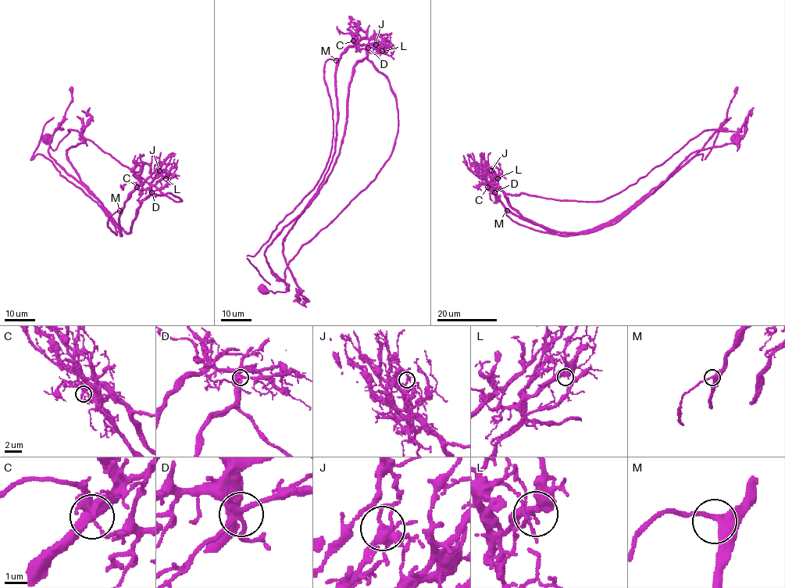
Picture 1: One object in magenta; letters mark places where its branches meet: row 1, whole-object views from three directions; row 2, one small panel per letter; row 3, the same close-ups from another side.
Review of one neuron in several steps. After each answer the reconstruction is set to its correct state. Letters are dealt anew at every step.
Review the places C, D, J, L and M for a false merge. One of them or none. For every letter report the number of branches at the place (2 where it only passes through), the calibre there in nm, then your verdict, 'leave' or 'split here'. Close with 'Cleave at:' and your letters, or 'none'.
C: 4 branches meet; 280 nm thick; split here
D: 4 branches meet; 240 nm thick; leave
J: 4 branches meet; 150 nm thick; leave
L: 3 branches meet; 320 nm thick; leave
M: 3 branches meet; 320 nm thick; leave
Cleave at: C

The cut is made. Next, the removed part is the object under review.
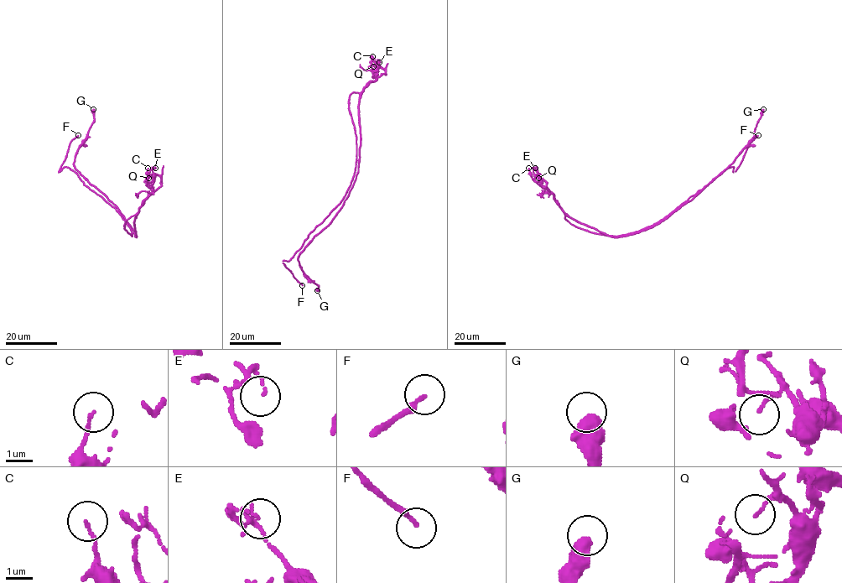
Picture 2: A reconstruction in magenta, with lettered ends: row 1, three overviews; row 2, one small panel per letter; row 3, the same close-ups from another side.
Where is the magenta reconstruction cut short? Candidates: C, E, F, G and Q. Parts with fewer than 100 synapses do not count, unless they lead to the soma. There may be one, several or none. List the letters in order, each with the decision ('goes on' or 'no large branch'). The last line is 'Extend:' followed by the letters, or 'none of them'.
C: no large branch
E: no large branch
F: goes on
G: no large branch
Q: no large branch
Extend: F

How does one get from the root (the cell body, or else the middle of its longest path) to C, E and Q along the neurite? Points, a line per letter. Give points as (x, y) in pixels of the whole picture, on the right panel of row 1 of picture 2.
C: (566, 215), (554, 195), (532, 179), (528, 168)
E: (566, 215), (554, 195), (542, 184), (535, 168)
Q: (566, 215), (554, 195), (538, 178)

